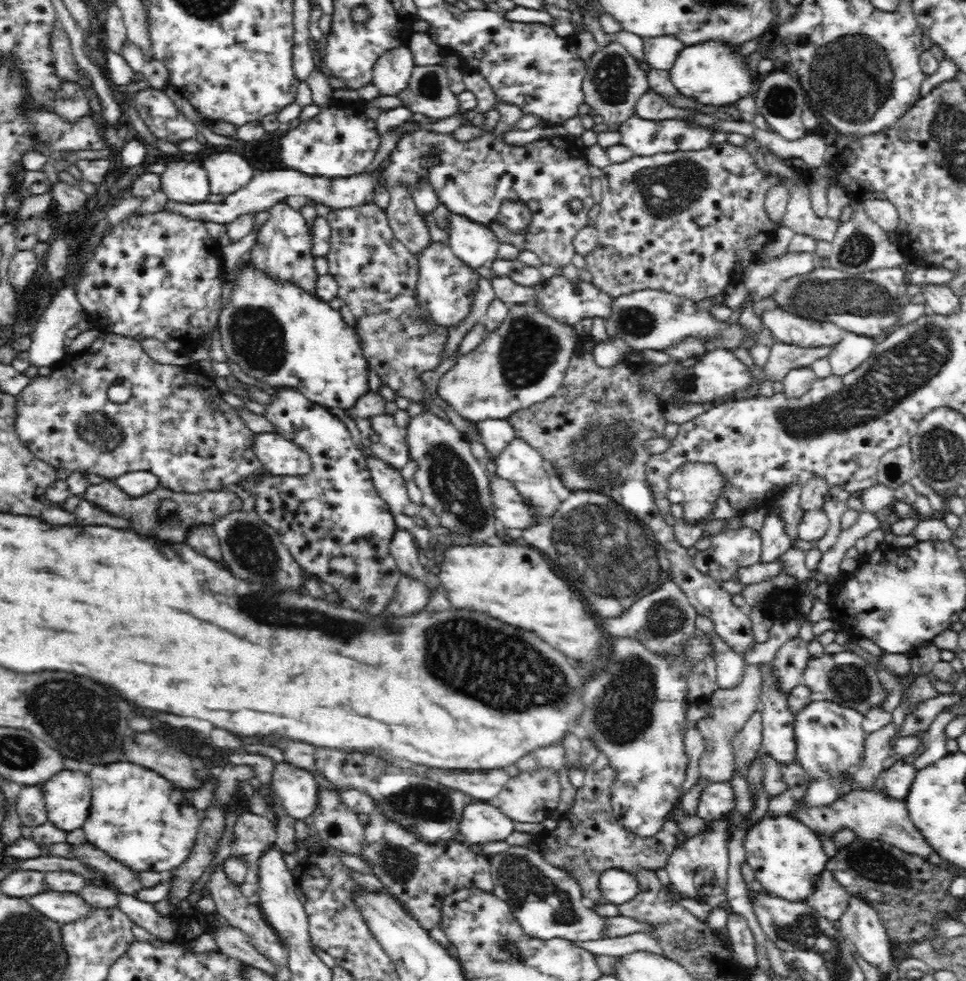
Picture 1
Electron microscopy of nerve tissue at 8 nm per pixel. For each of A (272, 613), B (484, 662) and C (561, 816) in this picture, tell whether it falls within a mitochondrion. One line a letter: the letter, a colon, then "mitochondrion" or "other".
A: mitochondrion
B: mitochondrion
C: other

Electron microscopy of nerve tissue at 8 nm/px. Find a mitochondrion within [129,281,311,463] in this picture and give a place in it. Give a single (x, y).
(256, 334)

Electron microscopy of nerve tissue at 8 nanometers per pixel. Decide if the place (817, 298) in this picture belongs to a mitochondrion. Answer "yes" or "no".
yes

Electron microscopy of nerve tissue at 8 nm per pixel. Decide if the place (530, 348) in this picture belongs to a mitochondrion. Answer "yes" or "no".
yes

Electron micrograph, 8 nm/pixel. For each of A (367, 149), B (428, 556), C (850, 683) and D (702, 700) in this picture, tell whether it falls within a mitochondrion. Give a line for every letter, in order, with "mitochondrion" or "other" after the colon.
A: other
B: other
C: mitochondrion
D: other

